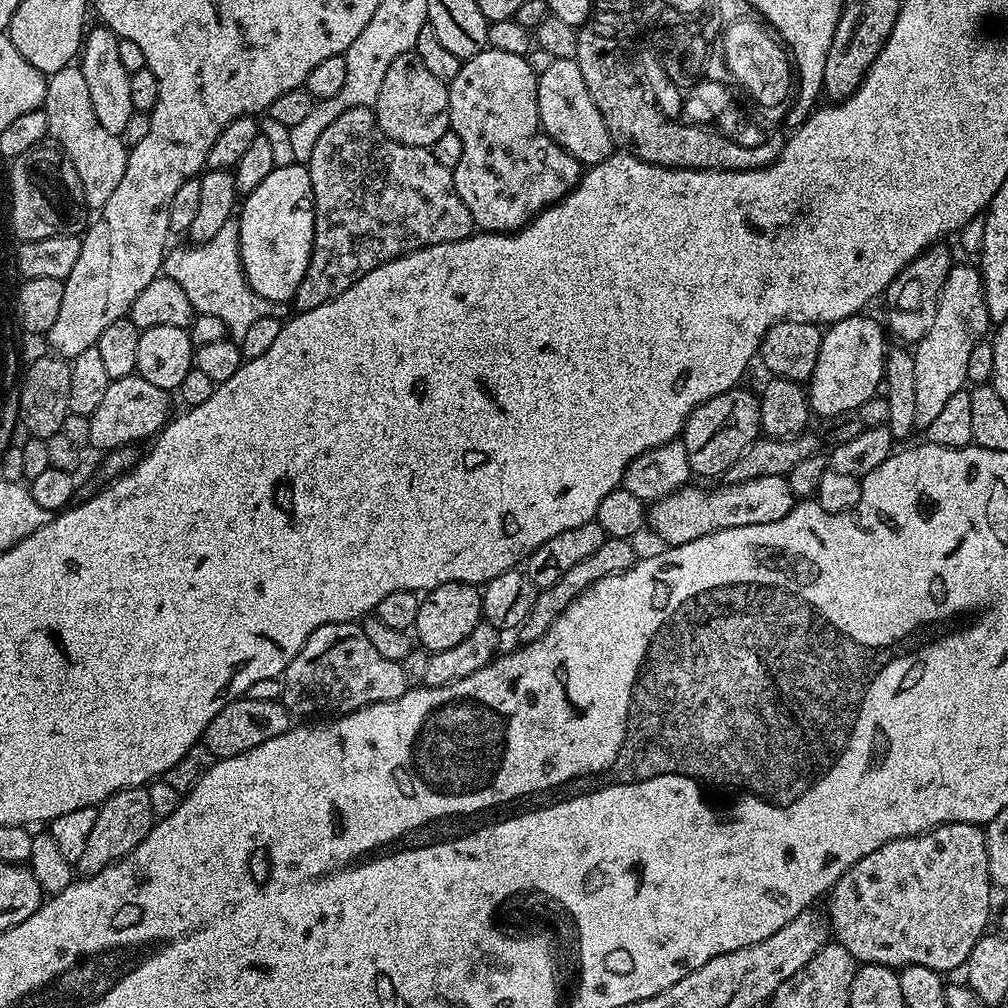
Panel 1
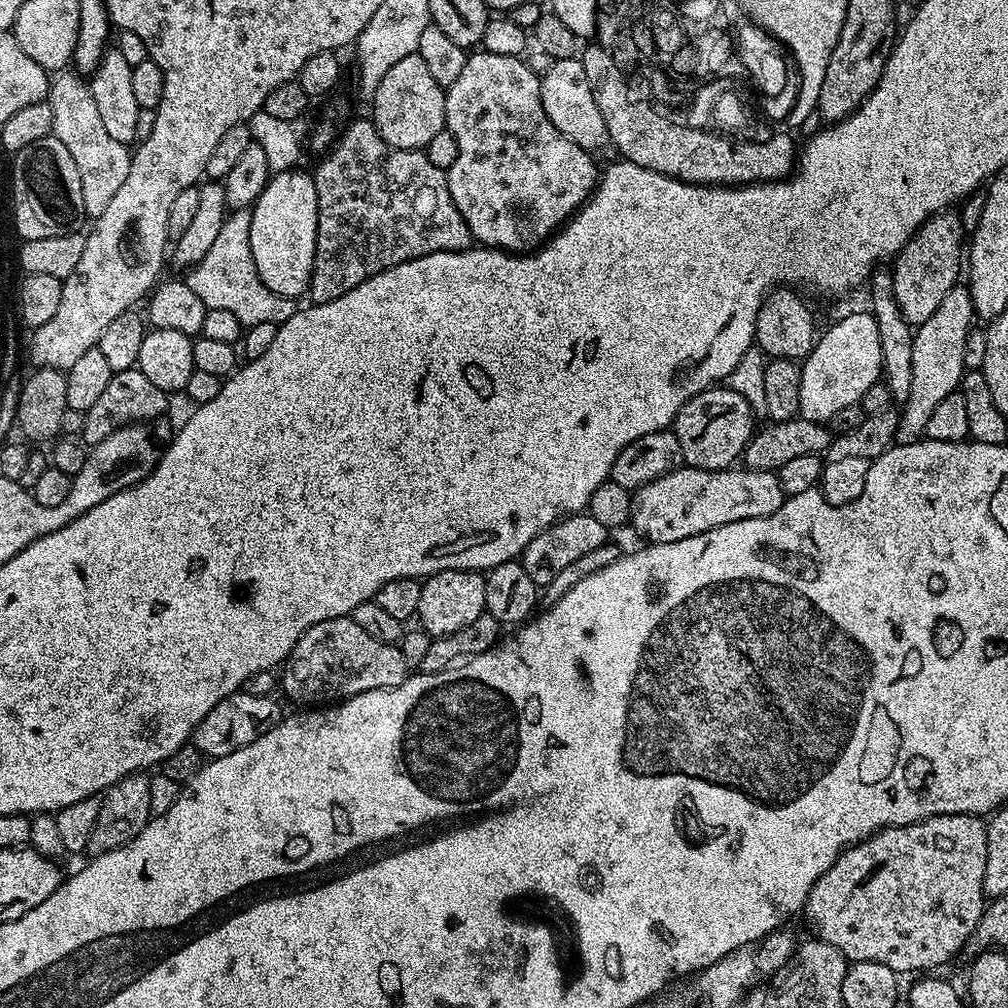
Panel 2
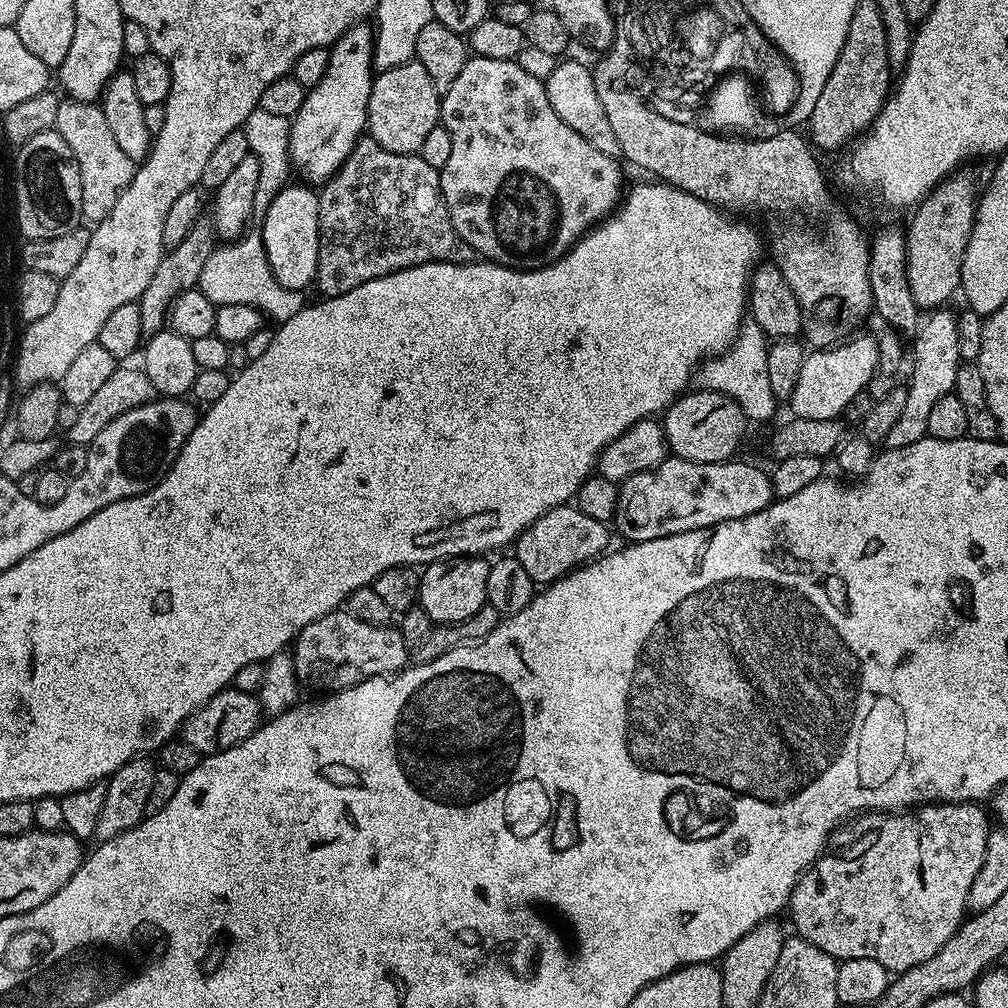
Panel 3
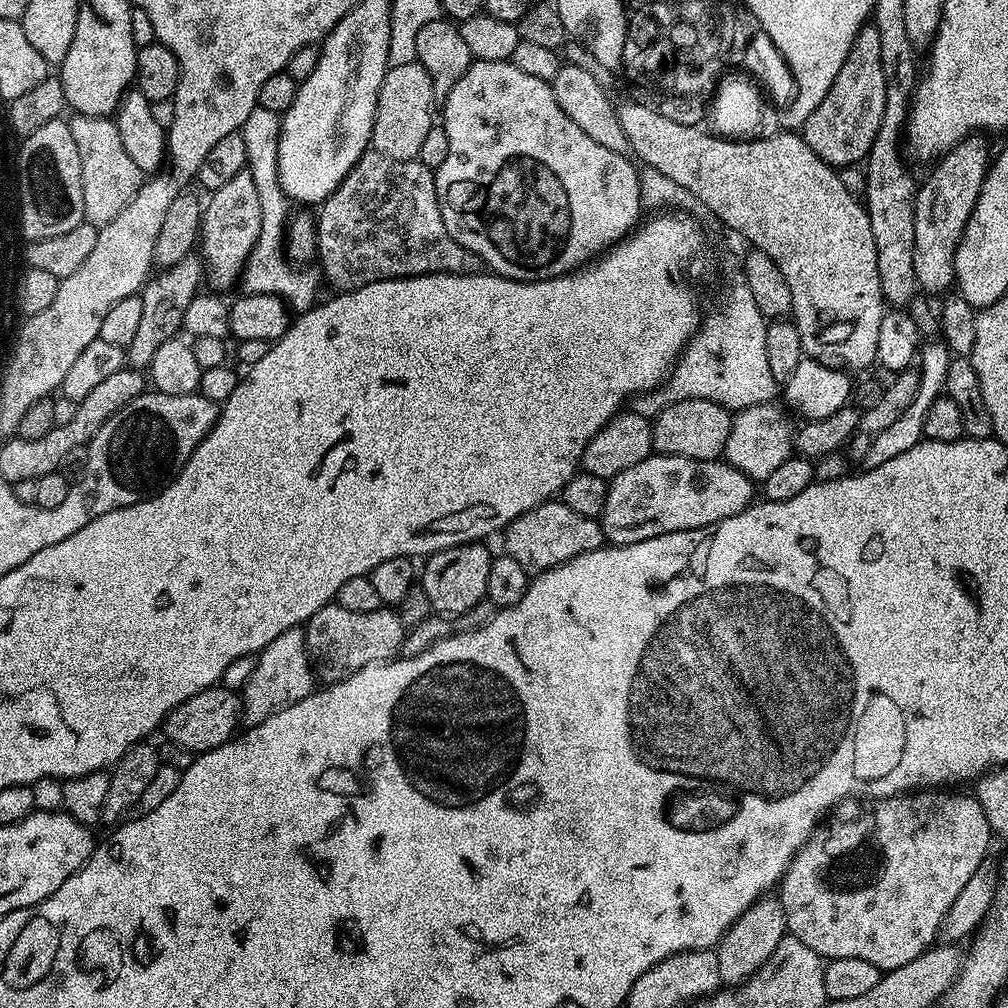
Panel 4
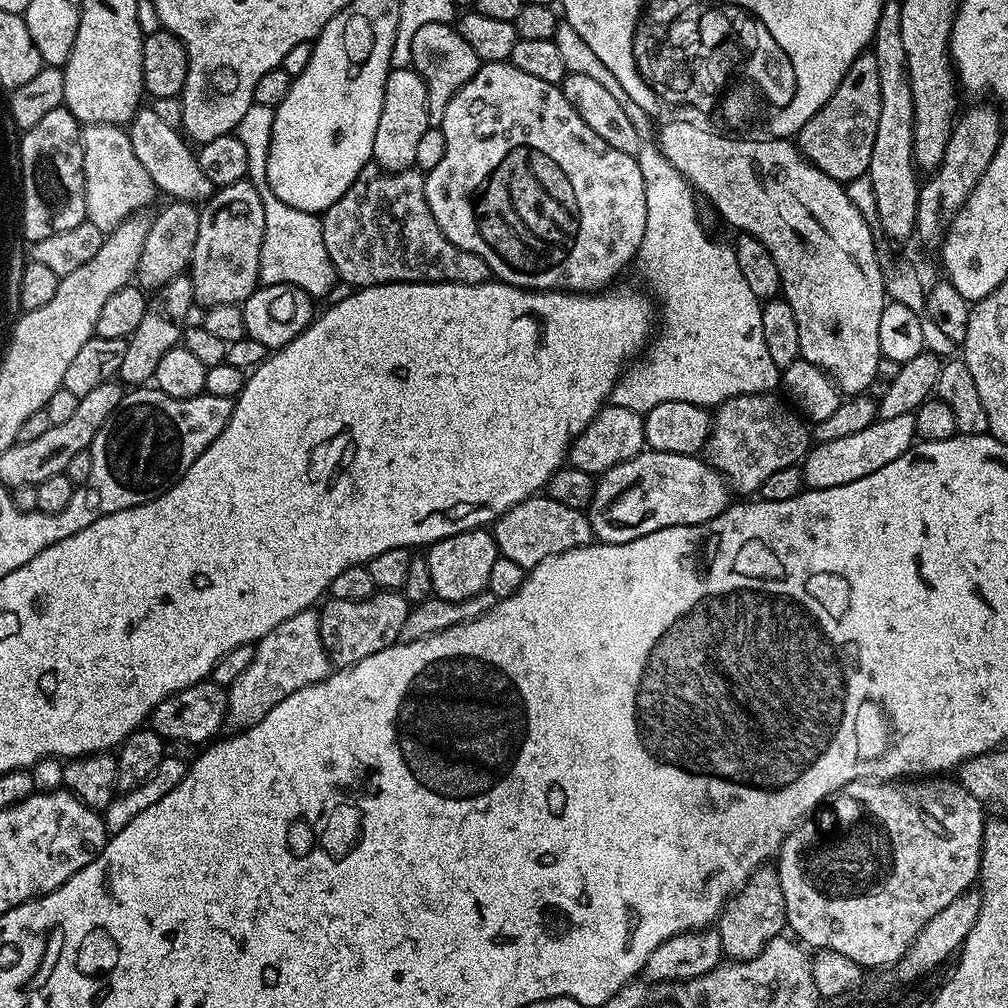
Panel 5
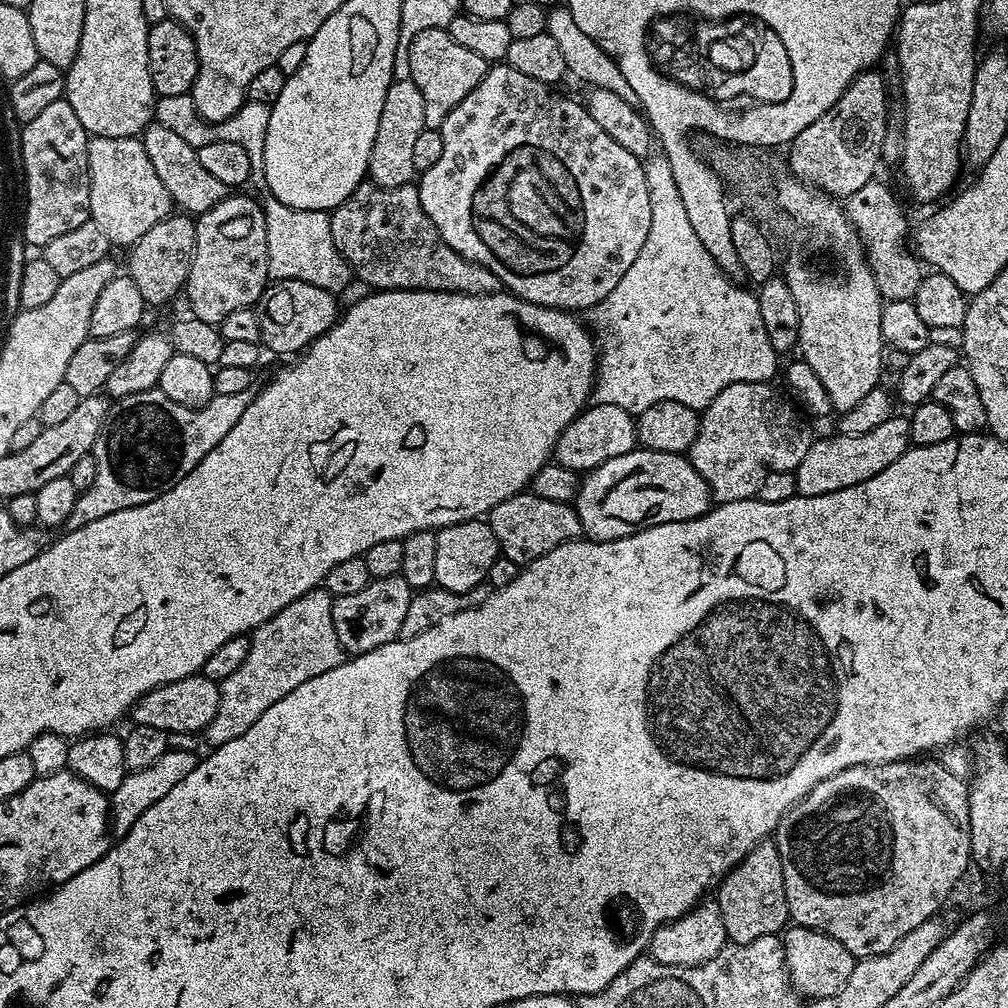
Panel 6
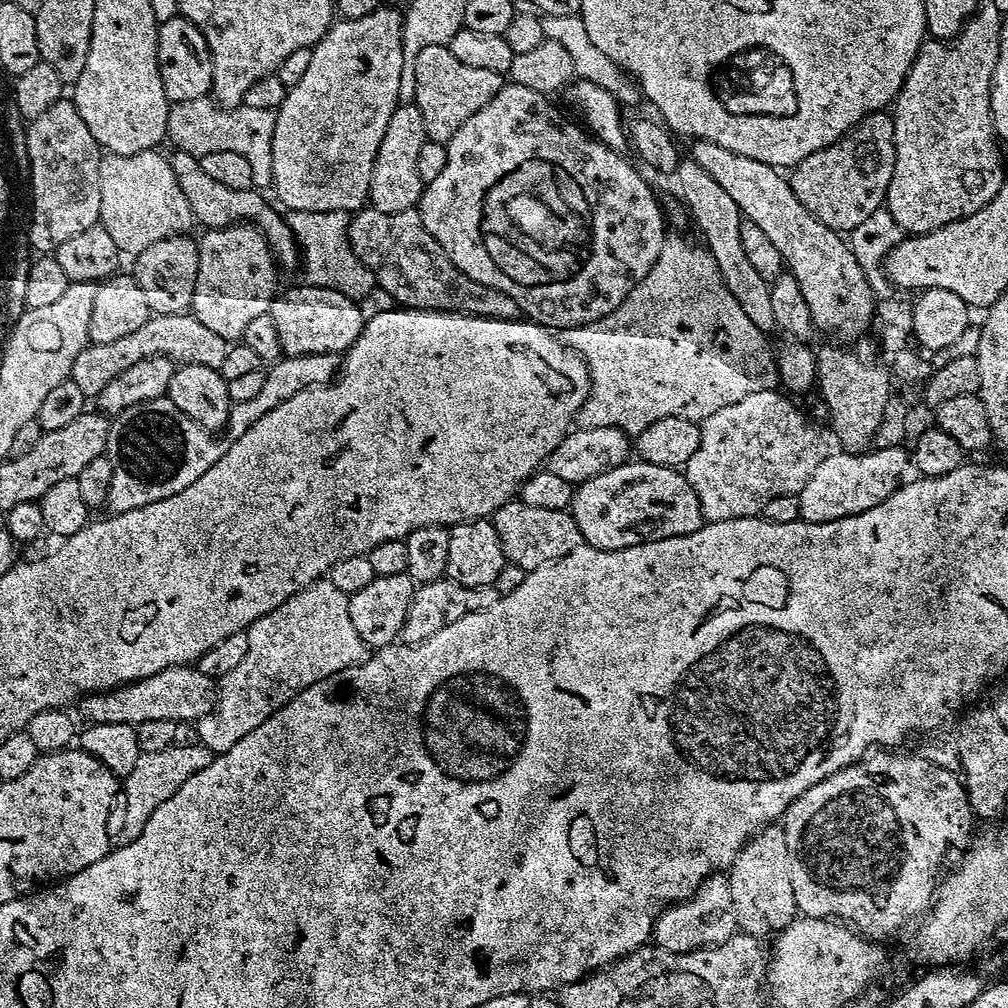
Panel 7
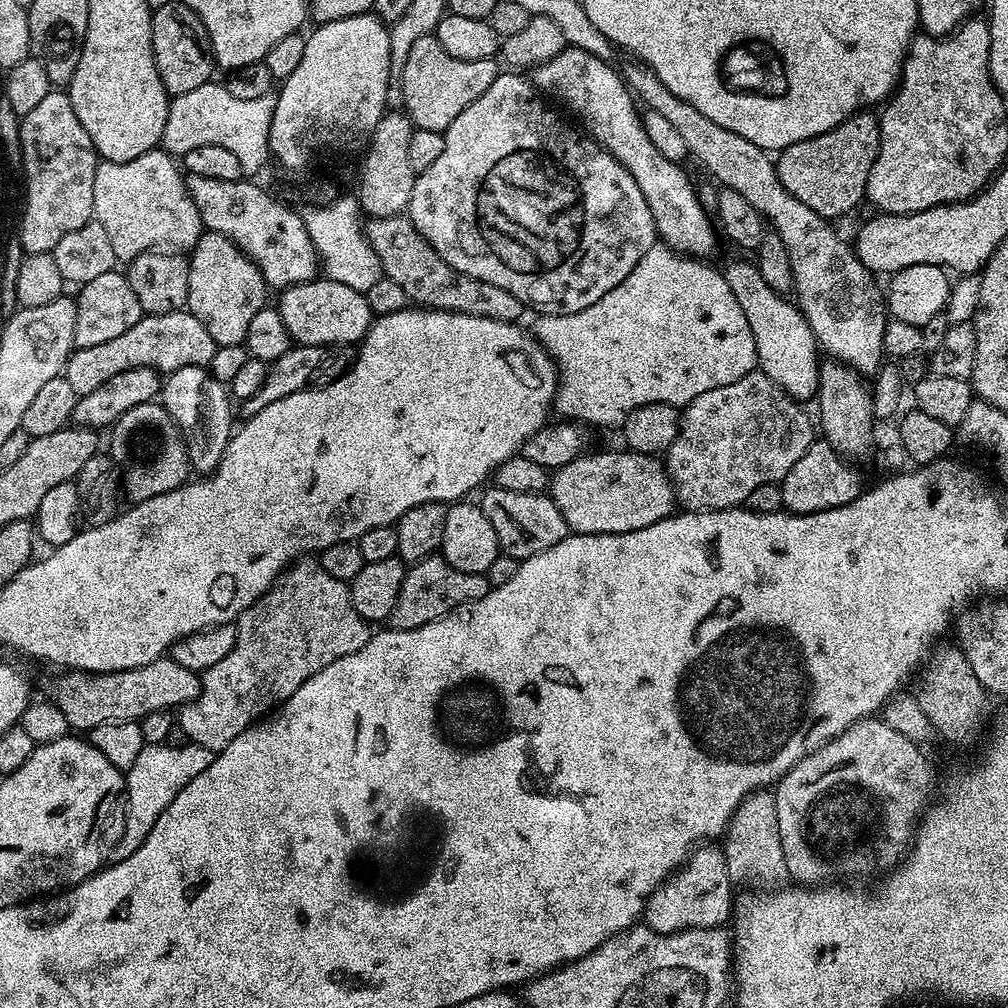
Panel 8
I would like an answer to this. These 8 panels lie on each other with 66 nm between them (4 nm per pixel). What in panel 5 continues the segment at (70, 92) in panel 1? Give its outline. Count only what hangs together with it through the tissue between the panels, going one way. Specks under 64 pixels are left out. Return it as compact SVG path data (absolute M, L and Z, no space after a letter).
M86 124L80 129L82 166L86 182L86 218L98 230L110 233L122 222L137 215L158 196L155 182L142 162L134 158L127 131L119 124Z

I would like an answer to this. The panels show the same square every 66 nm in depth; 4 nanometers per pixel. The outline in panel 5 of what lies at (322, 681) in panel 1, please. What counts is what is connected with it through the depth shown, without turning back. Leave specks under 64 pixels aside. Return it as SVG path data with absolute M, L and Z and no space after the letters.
M377 590L362 602L329 599L327 603L325 608L319 609L320 633L329 660L340 668L362 662L362 658L370 658L370 654L378 654L378 650L386 650L397 643L410 611L410 603L400 590Z

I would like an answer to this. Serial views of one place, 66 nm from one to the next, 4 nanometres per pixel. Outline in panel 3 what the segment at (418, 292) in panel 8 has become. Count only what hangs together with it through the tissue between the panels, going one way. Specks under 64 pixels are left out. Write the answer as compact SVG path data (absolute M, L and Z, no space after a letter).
M362 138L356 143L354 150L346 158L346 162L342 162L340 169L330 179L324 181L318 195L320 198L320 249L318 250L318 270L316 271L314 284L315 287L320 287L321 293L319 295L321 297L341 296L346 294L346 290L354 290L354 286L362 286L362 282L382 278L386 274L397 272L403 268L413 268L414 266L433 264L434 262L471 264L477 259L478 254L476 251L460 237L458 230L454 230L454 226L450 222L450 214L444 201L444 195L440 193L440 169L428 165L419 154L411 156L394 154L390 150L378 146L378 142L374 142L371 138Z

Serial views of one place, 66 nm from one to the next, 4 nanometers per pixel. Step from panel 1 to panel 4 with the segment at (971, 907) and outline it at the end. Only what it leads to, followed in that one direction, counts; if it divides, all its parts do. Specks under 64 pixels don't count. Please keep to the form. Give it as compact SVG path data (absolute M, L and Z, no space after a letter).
M917 790L902 796L876 798L871 801L872 812L864 808L863 799L849 798L840 801L823 821L822 826L817 827L812 837L800 847L784 873L784 879L778 885L778 898L782 902L782 910L786 910L789 933L796 936L798 942L806 942L806 946L810 946L810 950L817 952L825 961L846 960L859 962L861 965L873 964L874 967L880 968L881 973L893 972L898 966L906 966L906 962L914 962L918 954L933 947L941 935L950 906L954 906L954 898L958 898L962 886L970 882L974 870L978 870L978 866L985 863L987 856L984 855L988 852L988 843L994 840L992 828L988 825L986 814L983 813L975 795L963 796L960 792L952 791L956 790Z

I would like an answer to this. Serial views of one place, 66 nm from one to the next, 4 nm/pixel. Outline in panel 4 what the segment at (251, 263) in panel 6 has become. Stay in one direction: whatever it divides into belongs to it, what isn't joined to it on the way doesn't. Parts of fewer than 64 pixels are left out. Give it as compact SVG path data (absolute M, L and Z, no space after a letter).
M251 171L239 172L231 179L227 186L221 186L217 192L211 193L203 205L204 216L200 220L200 238L198 252L204 262L204 275L209 289L224 290L220 288L237 287L238 281L243 277L244 266L248 263L248 255L258 242L262 230L262 202L258 202L258 186L252 181Z

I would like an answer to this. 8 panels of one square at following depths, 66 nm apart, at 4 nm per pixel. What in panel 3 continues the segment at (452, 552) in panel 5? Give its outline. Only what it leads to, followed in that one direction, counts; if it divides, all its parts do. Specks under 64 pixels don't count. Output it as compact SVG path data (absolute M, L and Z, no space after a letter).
M451 556L436 560L420 572L418 605L432 620L433 625L457 624L470 614L478 614L488 602L486 578L490 578L491 563L484 556Z

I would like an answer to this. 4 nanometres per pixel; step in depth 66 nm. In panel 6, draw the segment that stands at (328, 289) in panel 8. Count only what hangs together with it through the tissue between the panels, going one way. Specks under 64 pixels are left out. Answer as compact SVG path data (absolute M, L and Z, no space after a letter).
M272 280L254 305L260 331L260 344L280 356L299 354L338 319L337 297L322 290L322 286L310 286L301 280Z

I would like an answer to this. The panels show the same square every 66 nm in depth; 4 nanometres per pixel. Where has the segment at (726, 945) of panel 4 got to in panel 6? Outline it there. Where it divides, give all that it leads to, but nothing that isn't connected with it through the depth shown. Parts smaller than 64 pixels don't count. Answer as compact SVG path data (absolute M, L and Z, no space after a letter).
M775 843L756 844L754 850L750 850L750 854L720 881L714 899L720 905L722 922L731 943L749 944L754 938L783 933L790 917L782 878L782 858Z

